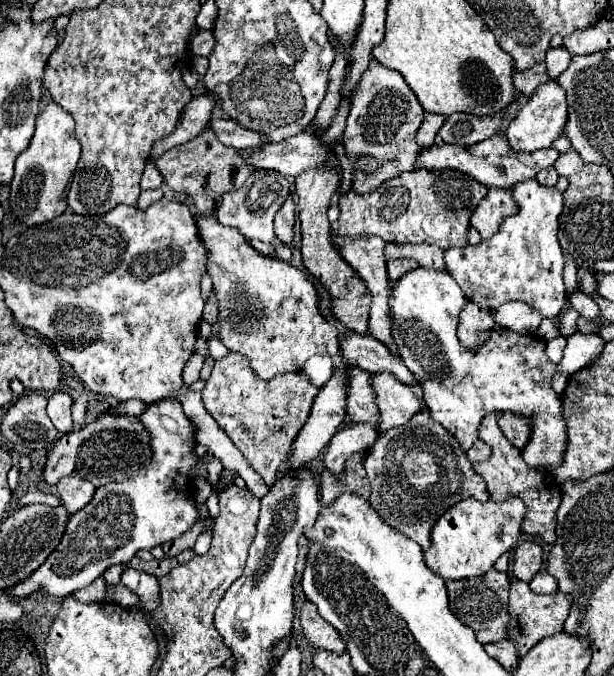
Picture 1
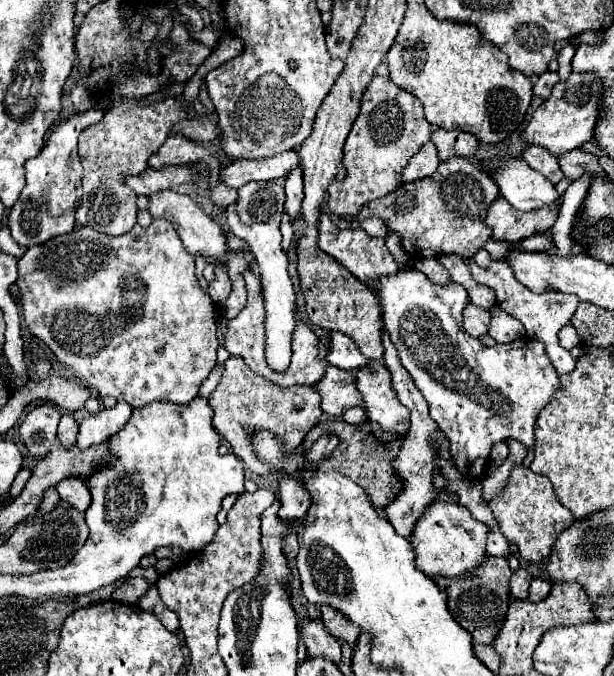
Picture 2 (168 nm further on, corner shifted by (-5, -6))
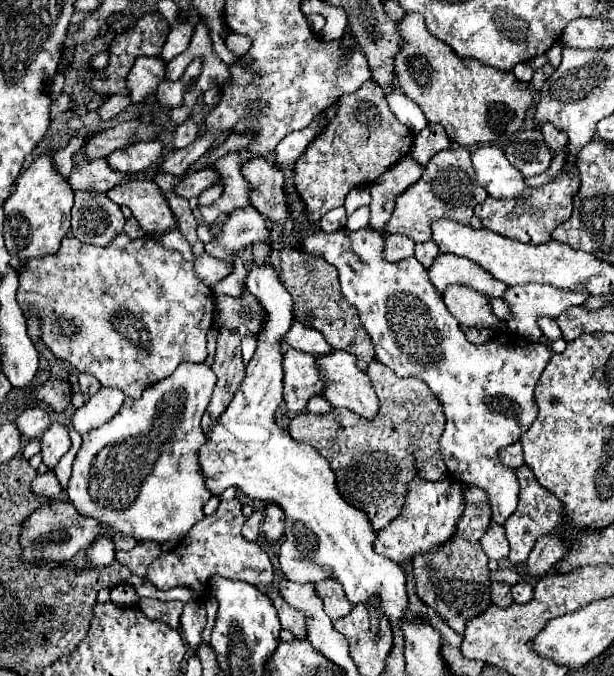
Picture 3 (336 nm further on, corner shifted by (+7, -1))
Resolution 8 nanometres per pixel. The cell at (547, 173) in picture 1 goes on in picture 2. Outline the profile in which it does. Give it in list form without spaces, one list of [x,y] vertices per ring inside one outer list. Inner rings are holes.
[[[532,145],[532,147],[528,147],[528,149],[524,151],[522,157],[524,157],[524,161],[526,161],[534,171],[542,173],[542,175],[544,175],[548,181],[552,181],[554,185],[564,177],[562,171],[560,171],[558,159],[552,157],[546,149],[540,149],[540,147]]]

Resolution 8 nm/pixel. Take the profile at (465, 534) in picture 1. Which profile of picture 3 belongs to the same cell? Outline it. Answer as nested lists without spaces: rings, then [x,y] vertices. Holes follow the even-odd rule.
[[[414,478],[408,484],[402,512],[376,534],[374,552],[400,564],[418,552],[424,554],[432,548],[438,548],[440,544],[444,544],[444,540],[452,538],[452,532],[456,532],[456,524],[462,510],[464,510],[464,500],[462,500],[460,482],[451,478],[436,482]]]

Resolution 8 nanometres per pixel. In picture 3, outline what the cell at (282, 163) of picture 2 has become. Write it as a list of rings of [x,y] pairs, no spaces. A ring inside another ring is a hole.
[[[204,168],[204,170],[198,170],[198,172],[192,172],[192,174],[184,176],[184,178],[176,184],[174,192],[176,192],[178,196],[190,200],[190,198],[200,196],[208,186],[212,186],[212,184],[218,182],[218,180],[222,180],[222,178],[220,178],[220,174],[218,174],[214,168]]]

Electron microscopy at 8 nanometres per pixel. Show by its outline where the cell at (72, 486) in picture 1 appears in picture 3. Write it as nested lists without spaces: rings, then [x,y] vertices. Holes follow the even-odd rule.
[[[46,472],[46,474],[38,474],[32,480],[32,492],[38,496],[46,496],[46,498],[58,498],[62,488],[58,484],[58,478],[54,476],[54,472]]]

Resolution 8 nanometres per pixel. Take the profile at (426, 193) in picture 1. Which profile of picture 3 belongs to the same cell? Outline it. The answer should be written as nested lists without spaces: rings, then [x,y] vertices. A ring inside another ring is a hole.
[[[448,148],[432,156],[426,164],[422,178],[412,184],[402,196],[396,200],[396,208],[392,218],[386,222],[386,234],[402,234],[412,238],[414,242],[430,240],[430,224],[438,218],[450,218],[460,224],[482,228],[480,218],[474,214],[474,208],[488,198],[488,192],[476,182],[474,168],[470,162],[470,152],[466,148]]]

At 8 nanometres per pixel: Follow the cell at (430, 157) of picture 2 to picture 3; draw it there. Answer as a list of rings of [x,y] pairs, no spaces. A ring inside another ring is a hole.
[[[406,156],[396,162],[384,176],[380,176],[376,182],[370,184],[372,192],[372,204],[370,204],[370,228],[380,228],[384,232],[384,224],[390,220],[390,214],[394,210],[396,198],[408,190],[414,182],[420,180],[424,168],[418,164],[412,164]]]

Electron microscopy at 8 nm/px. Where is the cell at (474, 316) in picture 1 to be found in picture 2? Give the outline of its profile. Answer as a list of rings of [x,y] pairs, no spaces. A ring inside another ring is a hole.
[[[472,303],[464,309],[464,329],[474,339],[480,339],[482,335],[488,333],[488,323],[490,323],[490,313],[486,309],[480,309]]]

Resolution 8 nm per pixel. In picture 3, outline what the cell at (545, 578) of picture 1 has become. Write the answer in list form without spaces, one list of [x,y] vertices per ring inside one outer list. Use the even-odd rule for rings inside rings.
[[[520,582],[512,586],[512,598],[516,604],[526,604],[532,598],[532,586],[528,582]]]

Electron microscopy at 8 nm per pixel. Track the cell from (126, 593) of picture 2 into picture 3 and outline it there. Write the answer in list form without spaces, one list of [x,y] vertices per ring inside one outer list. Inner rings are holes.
[[[116,586],[116,588],[112,588],[112,592],[110,592],[110,602],[112,602],[114,606],[120,606],[120,608],[136,606],[138,600],[140,600],[140,598],[138,598],[136,590],[130,588],[130,586]]]

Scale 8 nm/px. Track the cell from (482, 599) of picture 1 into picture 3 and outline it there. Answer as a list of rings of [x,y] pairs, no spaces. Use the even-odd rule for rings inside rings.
[[[464,502],[464,510],[452,540],[444,542],[440,548],[428,554],[418,554],[412,558],[416,592],[420,600],[426,606],[430,606],[438,616],[442,616],[446,624],[452,626],[458,634],[464,634],[464,624],[472,616],[478,616],[490,606],[488,556],[482,552],[480,546],[480,538],[488,530],[490,520],[492,520],[492,510],[488,502],[480,502],[480,504]]]

